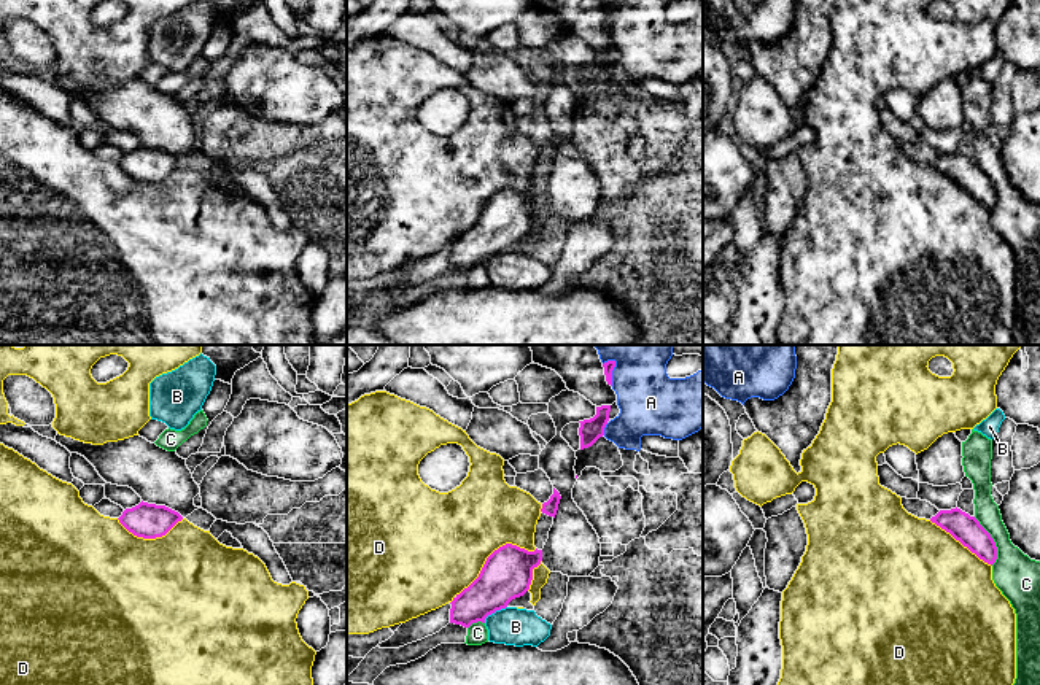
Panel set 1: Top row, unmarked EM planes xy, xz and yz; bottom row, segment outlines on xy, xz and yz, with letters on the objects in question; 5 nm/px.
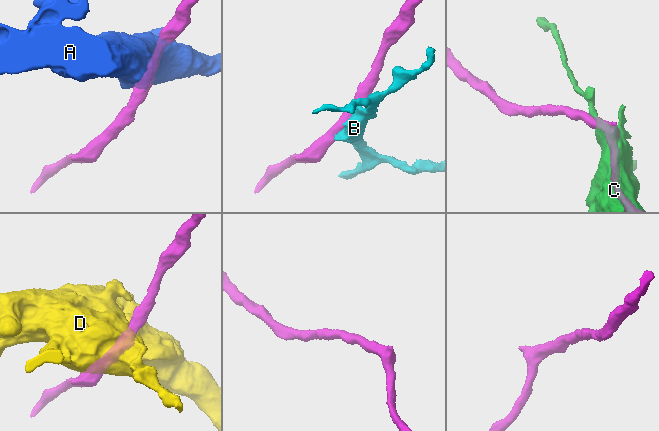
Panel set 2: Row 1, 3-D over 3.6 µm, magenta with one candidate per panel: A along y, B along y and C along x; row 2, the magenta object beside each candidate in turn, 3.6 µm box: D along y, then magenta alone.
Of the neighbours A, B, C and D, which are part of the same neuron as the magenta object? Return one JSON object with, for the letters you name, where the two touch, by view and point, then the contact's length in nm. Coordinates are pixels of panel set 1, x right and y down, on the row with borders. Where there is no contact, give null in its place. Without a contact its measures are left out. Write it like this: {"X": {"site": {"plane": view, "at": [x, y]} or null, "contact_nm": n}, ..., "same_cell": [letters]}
{"same_cell": []}

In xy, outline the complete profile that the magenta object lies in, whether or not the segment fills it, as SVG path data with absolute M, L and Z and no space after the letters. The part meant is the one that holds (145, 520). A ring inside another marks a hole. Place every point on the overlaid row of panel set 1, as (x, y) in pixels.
M142 501L138 505L126 509L118 520L134 536L156 539L165 536L183 517L165 505Z

